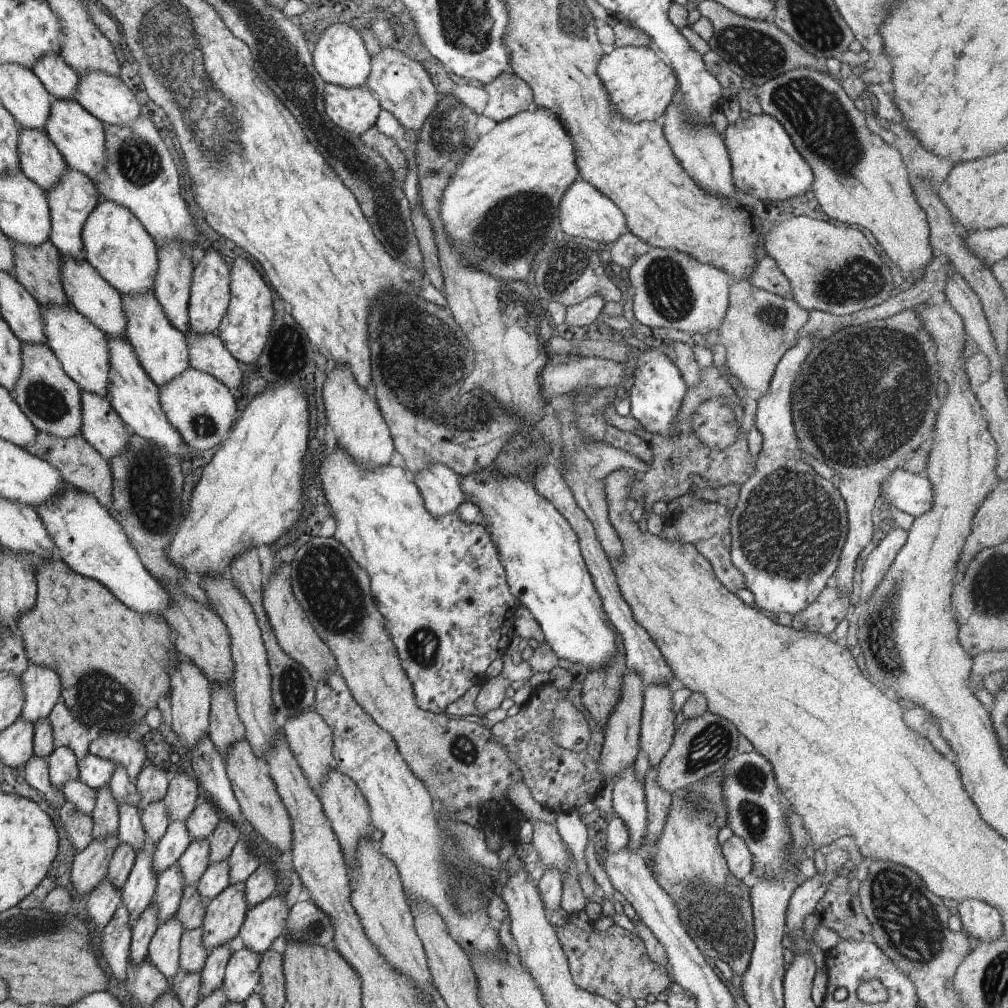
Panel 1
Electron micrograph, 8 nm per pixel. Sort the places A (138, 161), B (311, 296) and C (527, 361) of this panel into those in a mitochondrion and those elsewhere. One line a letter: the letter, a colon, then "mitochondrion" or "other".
A: mitochondrion
B: other
C: other

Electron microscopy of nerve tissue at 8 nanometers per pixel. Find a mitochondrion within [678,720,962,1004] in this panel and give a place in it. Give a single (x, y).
(908, 920)

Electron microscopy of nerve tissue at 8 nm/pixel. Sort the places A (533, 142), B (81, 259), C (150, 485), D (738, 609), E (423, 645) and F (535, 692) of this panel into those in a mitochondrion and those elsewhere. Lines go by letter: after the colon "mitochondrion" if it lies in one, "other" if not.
A: other
B: other
C: mitochondrion
D: other
E: mitochondrion
F: other

